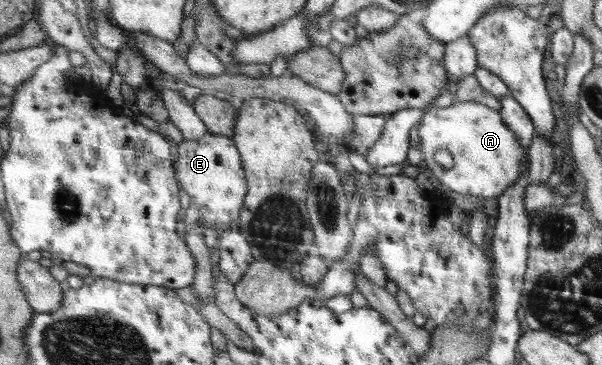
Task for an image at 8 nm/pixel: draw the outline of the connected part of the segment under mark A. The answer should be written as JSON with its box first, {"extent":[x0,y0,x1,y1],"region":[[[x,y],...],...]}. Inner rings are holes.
{"extent":[418,100,529,200],"region":[[[455,100],[449,107],[431,108],[426,110],[424,117],[422,117],[418,125],[418,137],[420,139],[420,151],[424,154],[424,162],[422,165],[428,167],[431,171],[431,175],[434,175],[440,183],[458,193],[469,193],[470,195],[494,200],[497,196],[501,196],[506,189],[516,184],[517,181],[521,179],[522,175],[527,175],[529,173],[529,152],[521,145],[521,140],[517,136],[517,133],[509,128],[509,124],[504,120],[504,115],[500,111],[494,110],[476,101],[470,100],[467,102],[460,102]]]}

